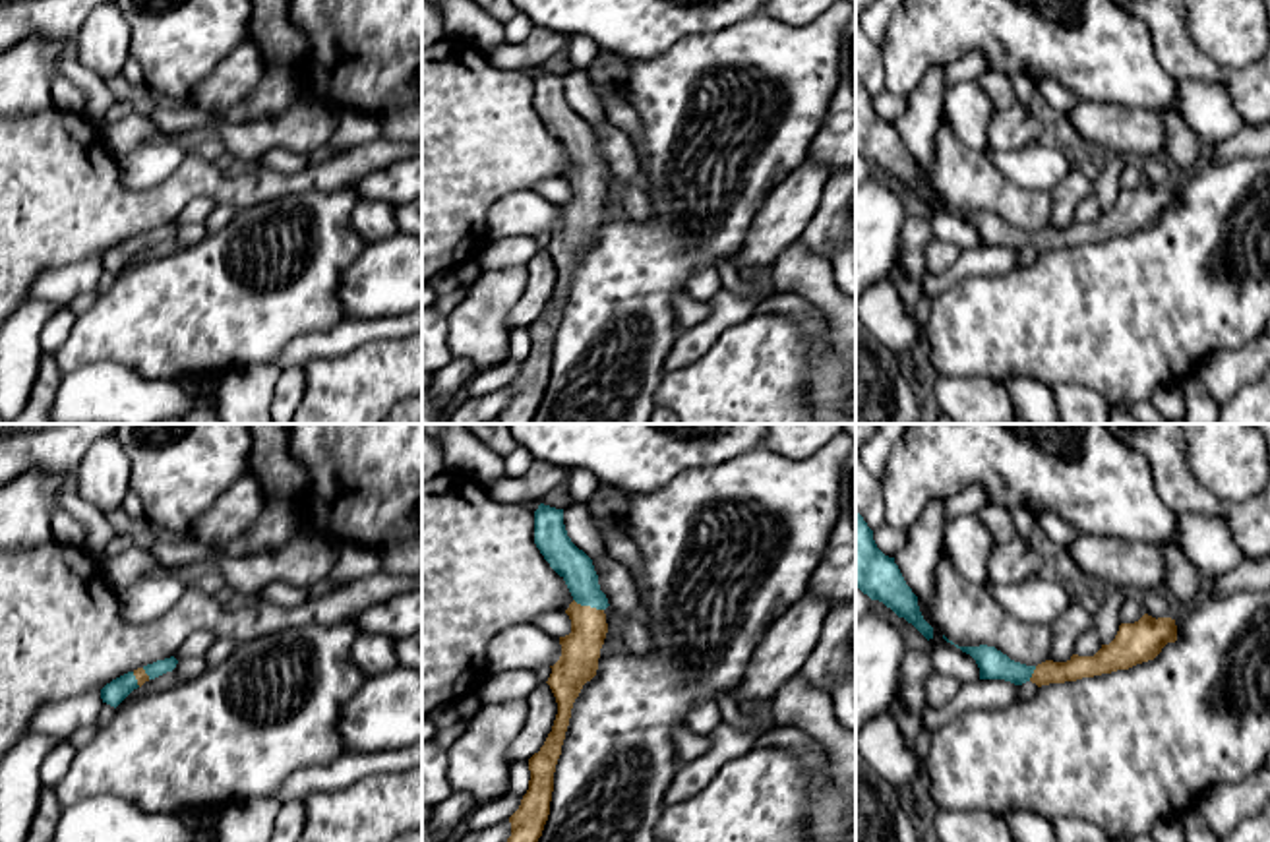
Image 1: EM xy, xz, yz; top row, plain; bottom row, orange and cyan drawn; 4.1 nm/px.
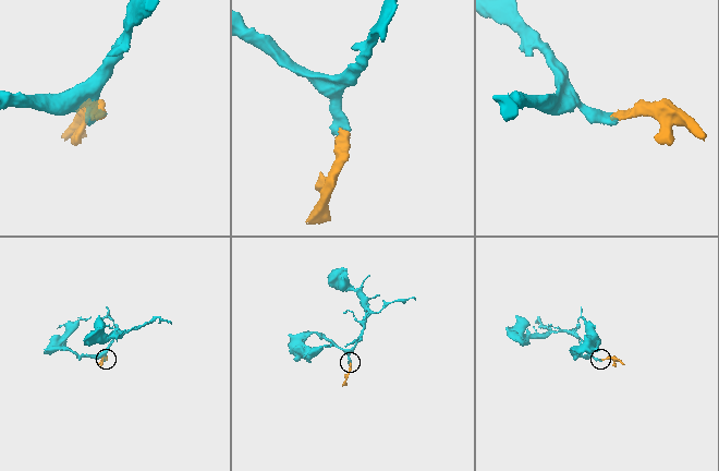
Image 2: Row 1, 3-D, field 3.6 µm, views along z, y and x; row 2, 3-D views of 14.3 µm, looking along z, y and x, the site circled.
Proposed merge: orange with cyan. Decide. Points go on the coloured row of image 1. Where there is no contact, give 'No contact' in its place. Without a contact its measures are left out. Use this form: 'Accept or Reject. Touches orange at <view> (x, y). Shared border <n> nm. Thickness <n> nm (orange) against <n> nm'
Accept. Touches orange at xz (589, 606). Shared border 140 nm. Thickness 160 nm (orange) against 140 nm

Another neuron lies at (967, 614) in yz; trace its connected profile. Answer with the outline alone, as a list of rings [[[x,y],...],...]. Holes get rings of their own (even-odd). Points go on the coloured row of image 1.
[[[943,556],[933,573],[933,594],[923,602],[929,619],[958,647],[995,647],[1011,660],[1038,666],[1049,660],[1051,627],[1016,619]]]

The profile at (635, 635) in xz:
[[[608,606],[604,610],[604,614],[606,614],[608,629],[618,629],[621,639],[623,639],[623,645],[627,648],[631,648],[637,654],[649,654],[650,652],[652,639],[650,639],[650,631],[647,627],[647,623],[643,619],[633,617],[633,619],[618,621],[614,617],[612,606]]]

